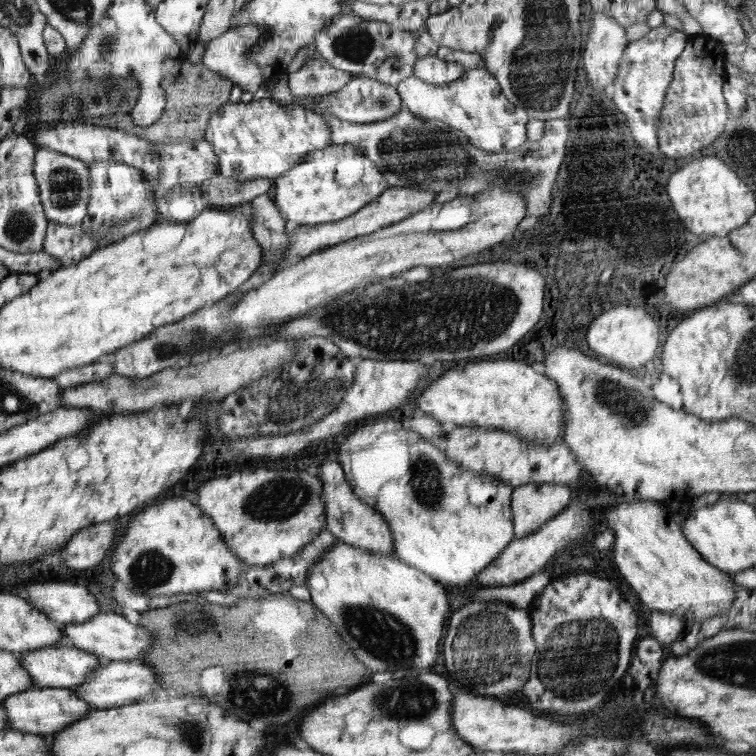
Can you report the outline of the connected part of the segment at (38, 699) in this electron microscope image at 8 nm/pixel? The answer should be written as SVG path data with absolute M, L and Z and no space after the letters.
M36 686L23 693L12 694L1 702L3 710L7 712L7 718L10 719L9 730L44 736L56 734L68 728L68 725L74 725L80 718L86 718L94 710L94 707L80 699L75 691L63 687L42 689Z

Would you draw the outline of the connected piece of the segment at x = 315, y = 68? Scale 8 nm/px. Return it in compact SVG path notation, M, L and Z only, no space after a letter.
M316 50L306 60L302 67L293 73L288 73L290 93L297 97L321 97L340 90L351 79L350 73L333 67Z

